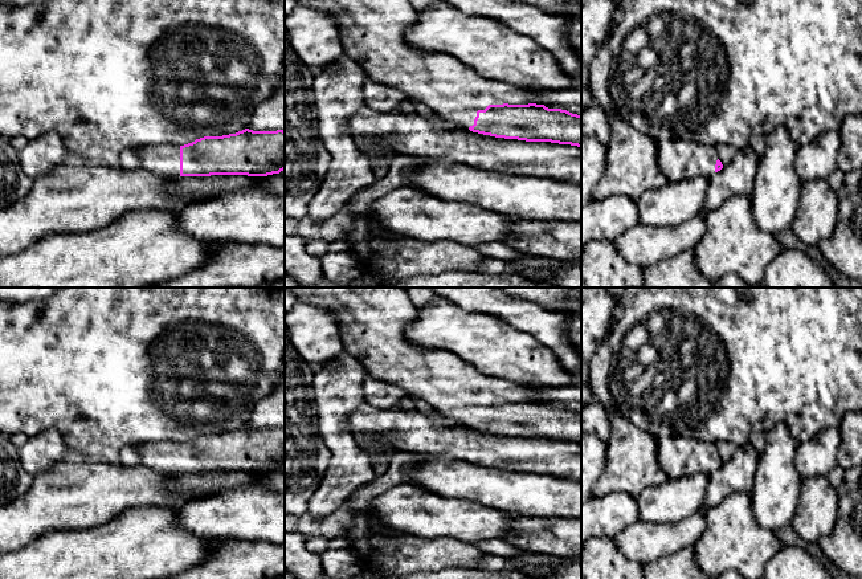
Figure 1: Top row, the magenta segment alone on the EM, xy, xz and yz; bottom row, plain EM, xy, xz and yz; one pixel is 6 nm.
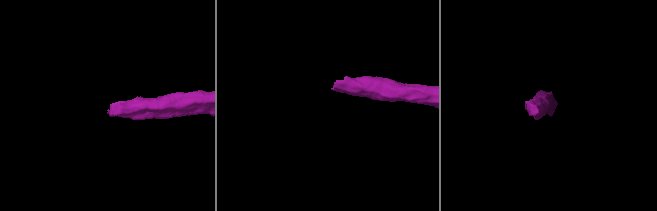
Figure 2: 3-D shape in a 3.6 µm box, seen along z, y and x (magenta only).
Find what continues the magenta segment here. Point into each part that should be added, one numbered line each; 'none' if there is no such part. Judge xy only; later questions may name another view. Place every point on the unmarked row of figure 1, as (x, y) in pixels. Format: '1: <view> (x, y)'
1: xy (163, 457)

